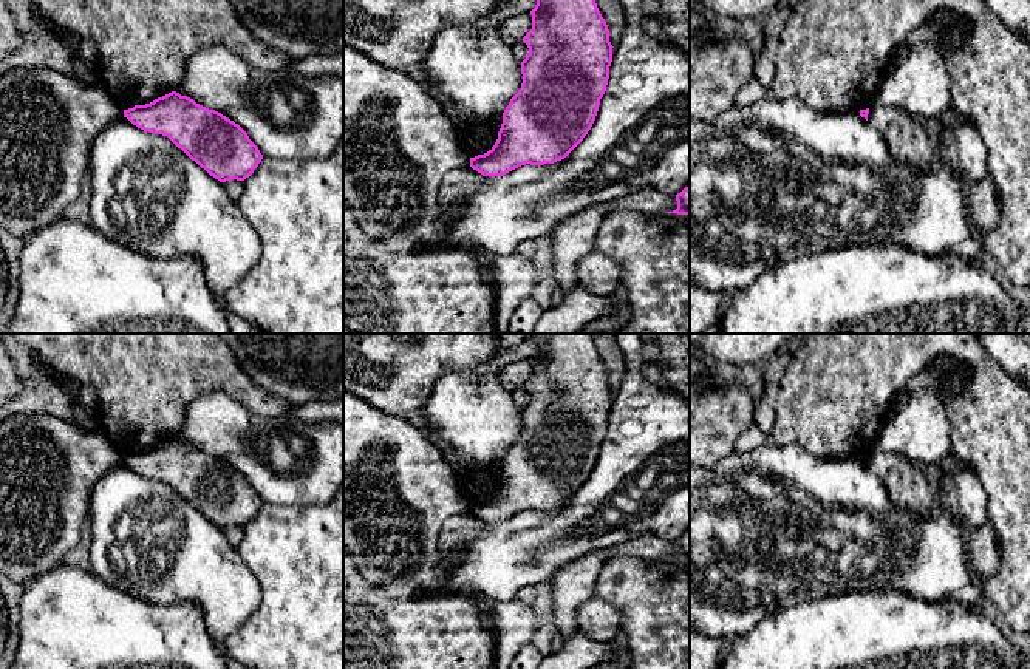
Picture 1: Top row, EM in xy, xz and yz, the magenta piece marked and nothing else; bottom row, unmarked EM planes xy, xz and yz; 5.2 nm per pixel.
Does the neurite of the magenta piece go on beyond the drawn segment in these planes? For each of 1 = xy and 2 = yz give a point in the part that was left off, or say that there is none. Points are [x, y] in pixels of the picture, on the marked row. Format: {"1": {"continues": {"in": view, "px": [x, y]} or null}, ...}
{"1": {"continues": null}, "2": {"continues": null}}

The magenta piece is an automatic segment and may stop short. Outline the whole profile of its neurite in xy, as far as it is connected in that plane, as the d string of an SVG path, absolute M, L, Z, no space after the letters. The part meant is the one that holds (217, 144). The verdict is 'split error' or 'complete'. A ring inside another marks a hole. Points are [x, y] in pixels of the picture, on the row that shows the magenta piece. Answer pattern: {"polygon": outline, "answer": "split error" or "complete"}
{"polygon": "M176 91L124 110L124 117L144 131L167 136L220 182L244 181L263 159L238 124Z", "answer": "complete"}

